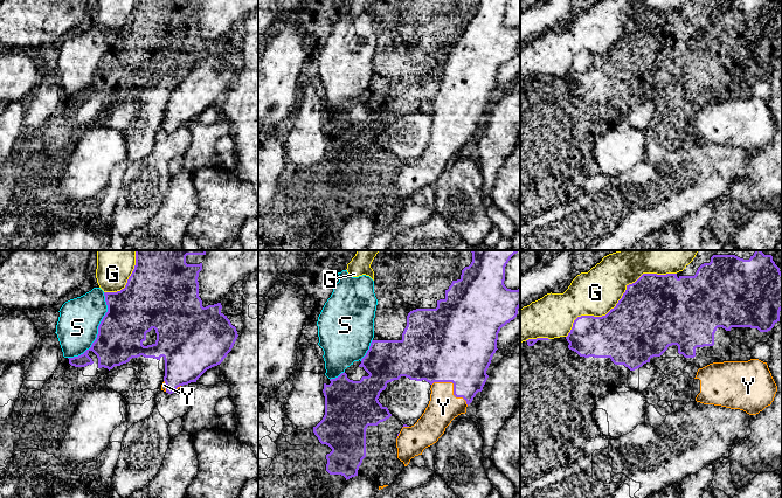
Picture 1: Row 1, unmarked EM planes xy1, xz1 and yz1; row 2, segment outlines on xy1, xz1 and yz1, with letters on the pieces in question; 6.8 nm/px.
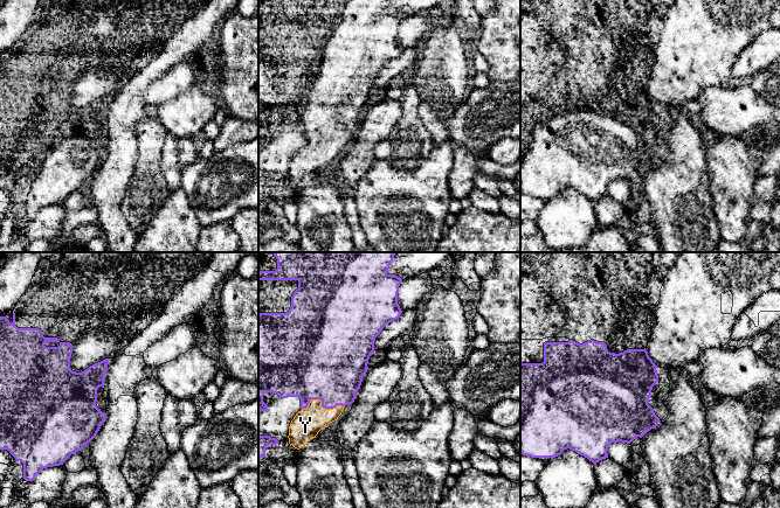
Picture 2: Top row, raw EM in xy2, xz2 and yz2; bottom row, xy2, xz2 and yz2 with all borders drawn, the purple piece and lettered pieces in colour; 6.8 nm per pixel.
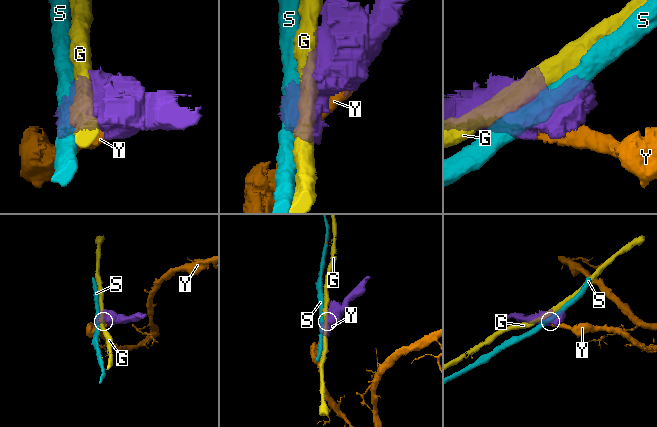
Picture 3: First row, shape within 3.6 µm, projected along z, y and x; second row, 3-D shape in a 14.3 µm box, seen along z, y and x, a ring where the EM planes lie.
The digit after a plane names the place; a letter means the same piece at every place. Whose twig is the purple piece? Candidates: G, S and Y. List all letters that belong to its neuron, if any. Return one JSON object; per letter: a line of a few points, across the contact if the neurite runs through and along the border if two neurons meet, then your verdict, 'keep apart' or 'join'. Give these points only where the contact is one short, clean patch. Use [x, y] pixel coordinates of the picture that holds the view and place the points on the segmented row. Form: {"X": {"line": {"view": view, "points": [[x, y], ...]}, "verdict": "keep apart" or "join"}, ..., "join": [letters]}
{"G": {"verdict": "keep apart"}, "S": {"verdict": "keep apart"}, "Y": {"verdict": "join"}, "join": ["Y"]}

